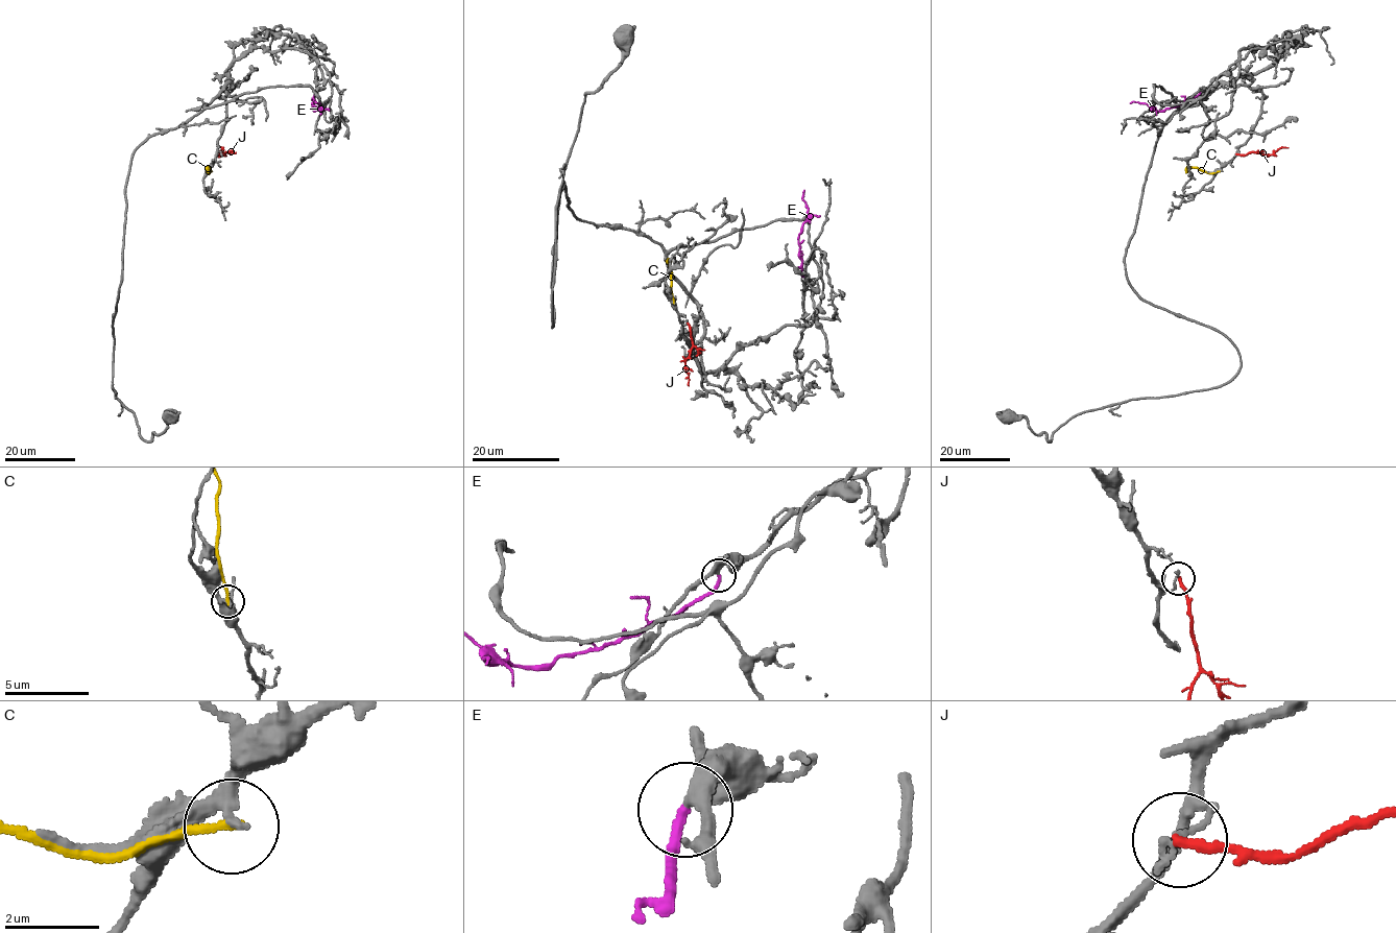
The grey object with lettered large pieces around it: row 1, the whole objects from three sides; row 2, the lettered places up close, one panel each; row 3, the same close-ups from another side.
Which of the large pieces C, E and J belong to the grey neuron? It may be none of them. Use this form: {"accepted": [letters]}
{"accepted": ["E"]}

